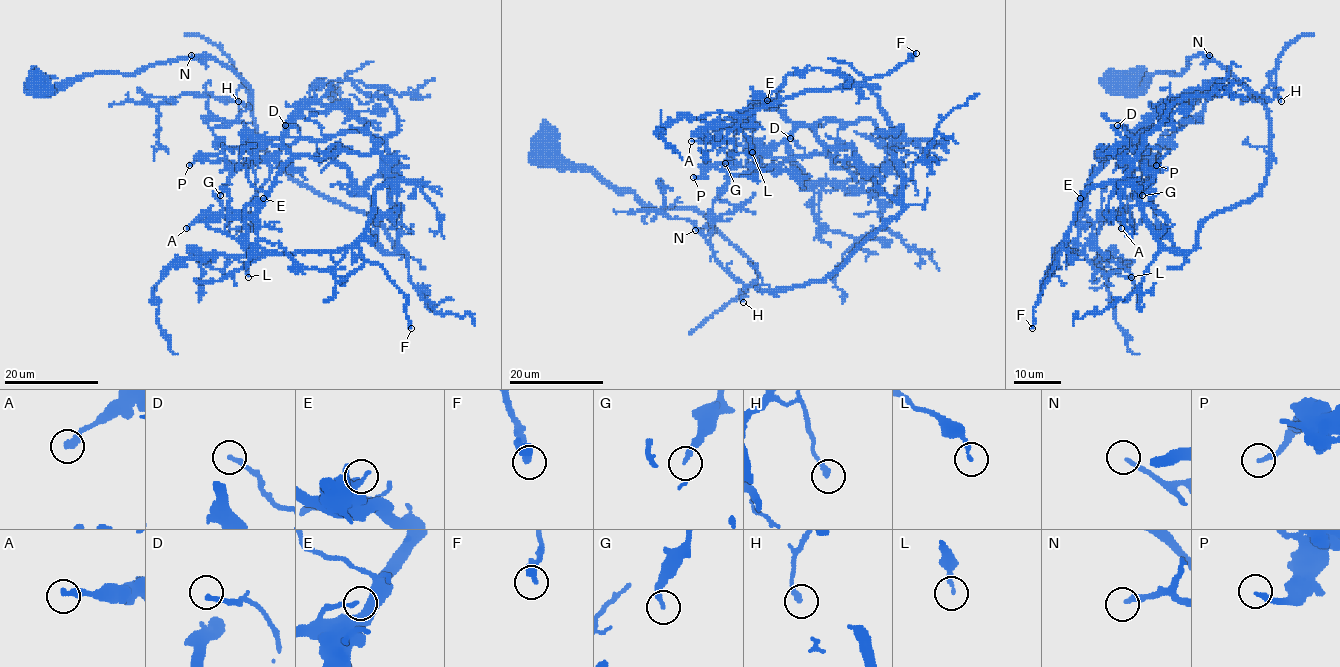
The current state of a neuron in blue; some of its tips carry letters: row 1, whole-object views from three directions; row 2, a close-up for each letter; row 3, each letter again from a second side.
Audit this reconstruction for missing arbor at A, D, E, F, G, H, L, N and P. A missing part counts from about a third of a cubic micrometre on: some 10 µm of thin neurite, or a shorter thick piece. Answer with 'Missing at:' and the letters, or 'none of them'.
Missing at: A, F, H

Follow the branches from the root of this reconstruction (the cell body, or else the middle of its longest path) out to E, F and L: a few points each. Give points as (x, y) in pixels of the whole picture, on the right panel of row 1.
E: (1128, 84), (1179, 75), (1189, 59), (1207, 55), (1266, 106), (1213, 95), (1167, 140), (1116, 146), (1080, 198)
F: (1128, 84), (1223, 66), (1265, 105), (1267, 179), (1190, 251), (1164, 246), (1127, 181), (1093, 185), (1032, 328)
L: (1128, 84), (1207, 55), (1266, 106), (1213, 95), (1167, 140), (1103, 159), (1082, 208), (1131, 277)

